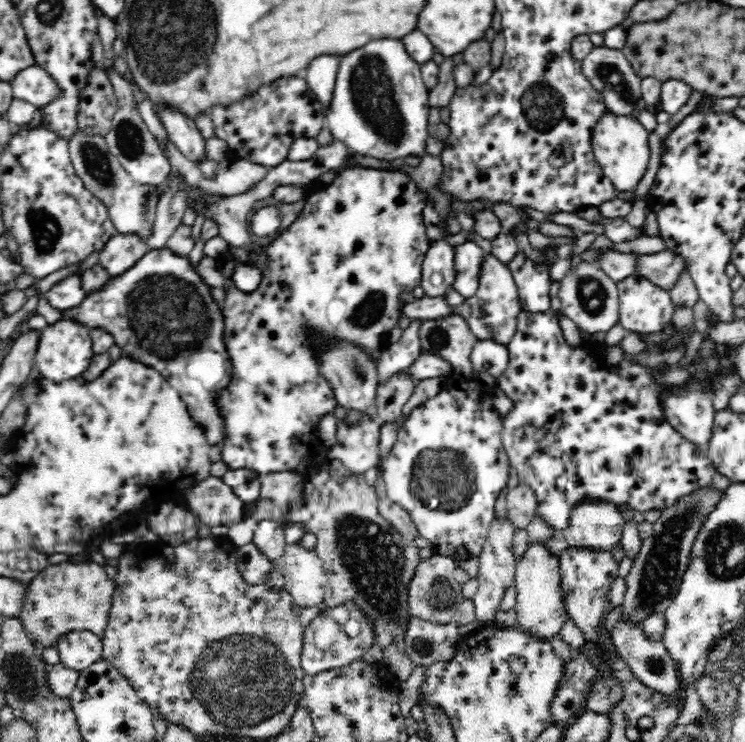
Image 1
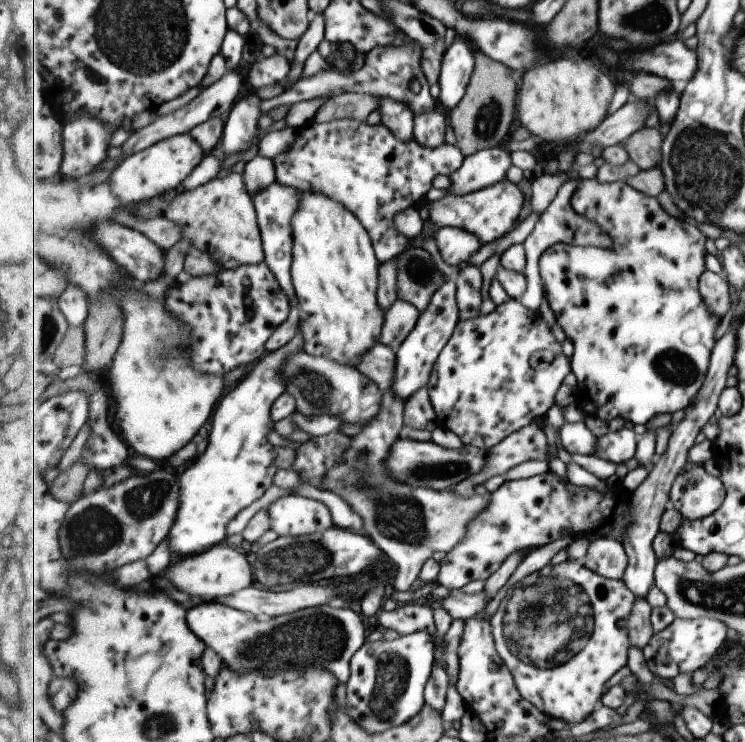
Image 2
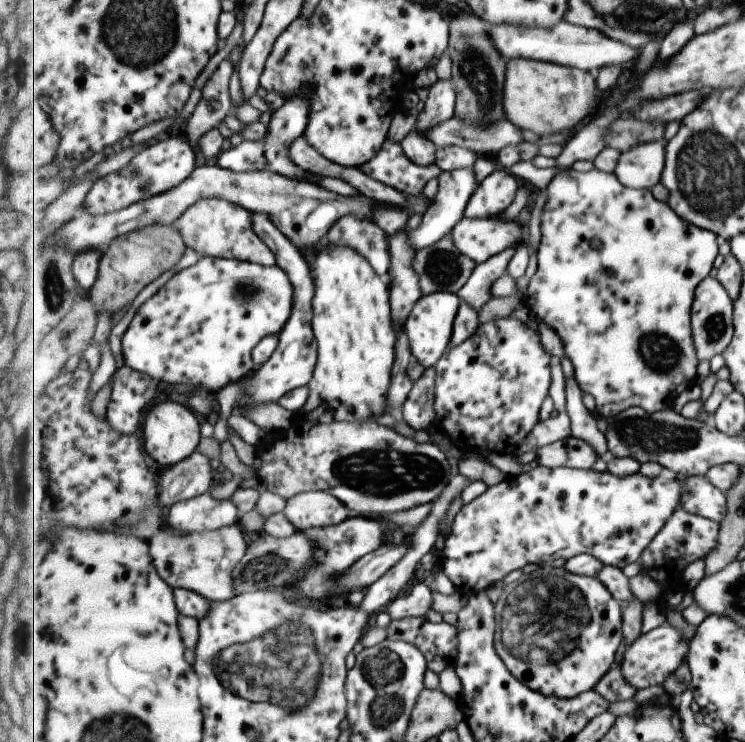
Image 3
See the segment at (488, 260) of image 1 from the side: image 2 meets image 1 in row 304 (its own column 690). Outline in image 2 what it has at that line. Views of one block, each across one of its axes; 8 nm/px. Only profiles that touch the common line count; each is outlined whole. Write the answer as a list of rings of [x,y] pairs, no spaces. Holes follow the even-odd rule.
[[[689,461],[673,483],[670,505],[685,519],[694,521],[719,510],[725,497],[724,482],[709,474],[703,464]]]

